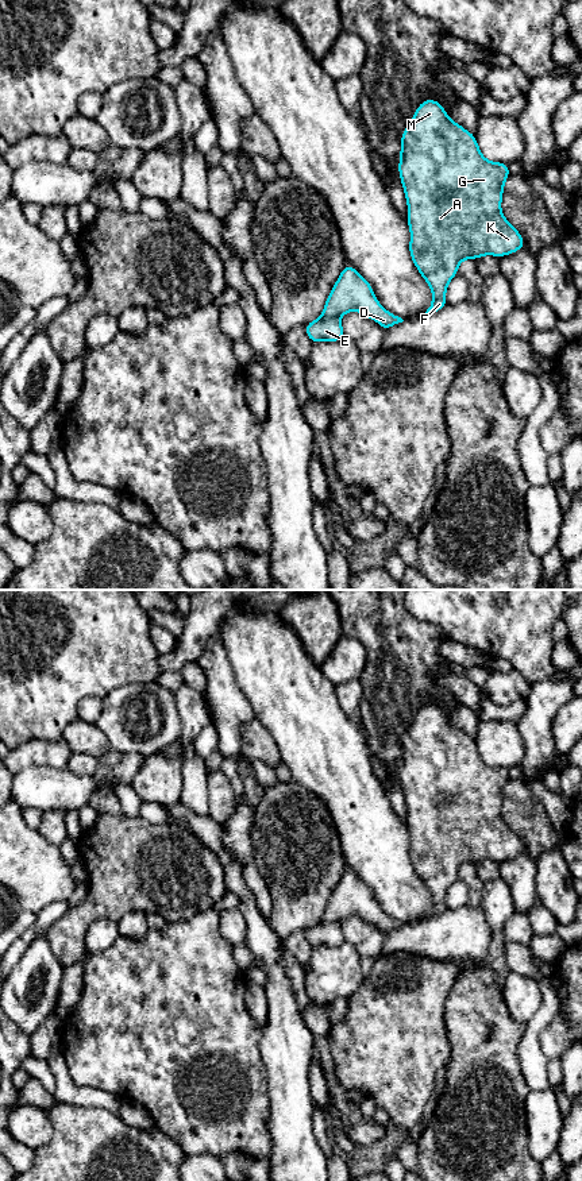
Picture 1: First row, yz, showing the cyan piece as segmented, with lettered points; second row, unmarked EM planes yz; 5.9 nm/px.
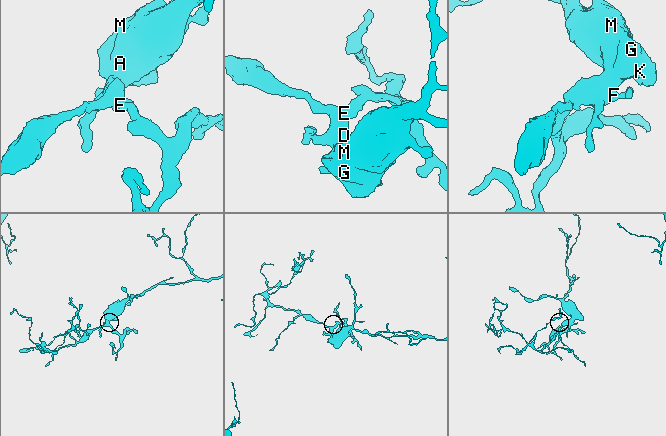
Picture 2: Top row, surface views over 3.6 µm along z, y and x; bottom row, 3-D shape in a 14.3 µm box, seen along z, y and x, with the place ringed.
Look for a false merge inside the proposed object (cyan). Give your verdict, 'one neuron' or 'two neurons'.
two neurons

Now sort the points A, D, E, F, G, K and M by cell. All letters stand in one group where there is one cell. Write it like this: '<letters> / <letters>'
A D F G K M / E

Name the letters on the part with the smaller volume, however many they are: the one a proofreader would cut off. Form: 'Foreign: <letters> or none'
Foreign: E

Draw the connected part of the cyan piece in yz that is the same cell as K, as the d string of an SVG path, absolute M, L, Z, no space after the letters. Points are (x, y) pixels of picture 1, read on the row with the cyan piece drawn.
M424 100L401 134L398 173L408 202L409 254L432 290L432 304L424 316L442 310L447 305L446 290L458 274L462 260L478 259L483 255L506 256L527 247L521 234L509 224L501 211L504 184L510 175L509 165L489 162L481 154L474 134L452 121L439 101Z

